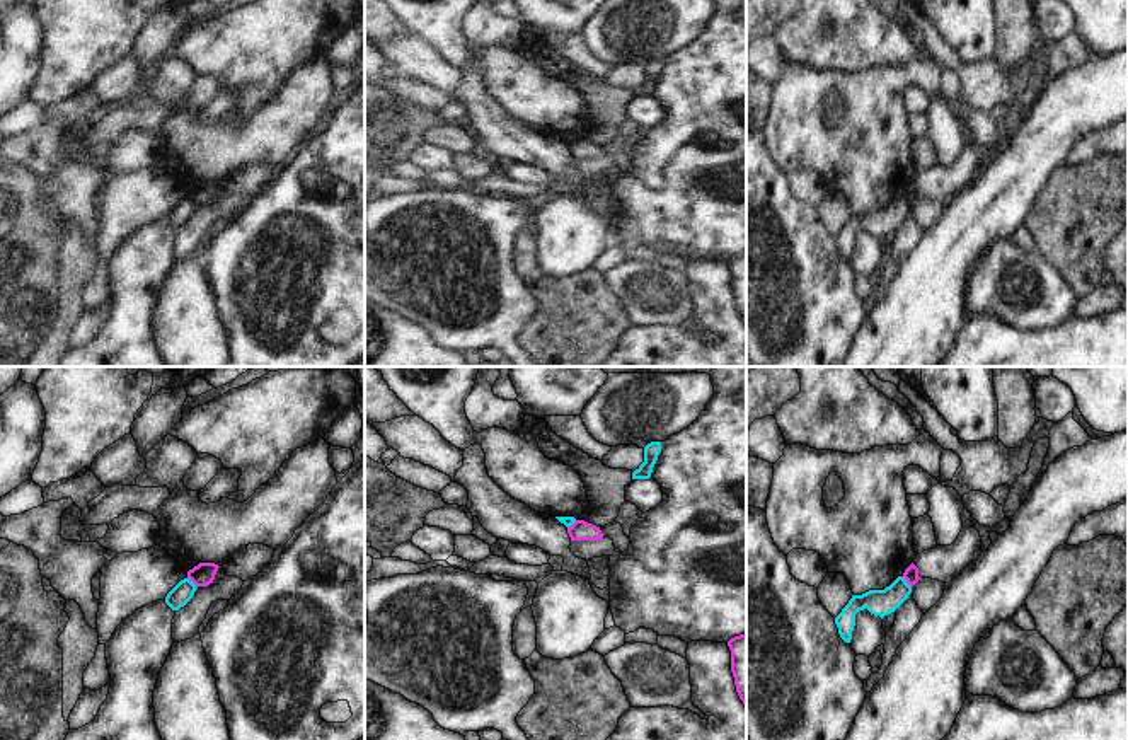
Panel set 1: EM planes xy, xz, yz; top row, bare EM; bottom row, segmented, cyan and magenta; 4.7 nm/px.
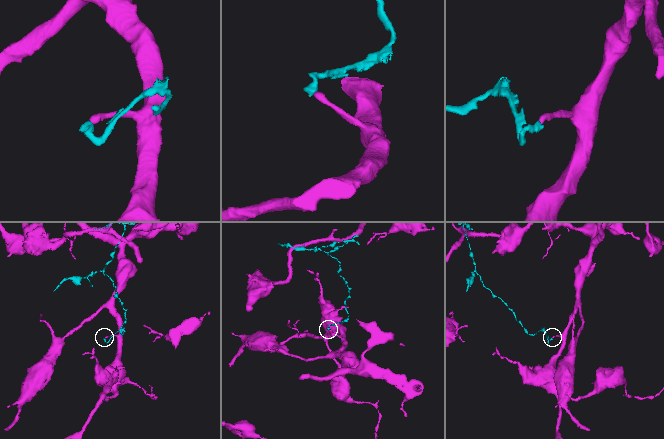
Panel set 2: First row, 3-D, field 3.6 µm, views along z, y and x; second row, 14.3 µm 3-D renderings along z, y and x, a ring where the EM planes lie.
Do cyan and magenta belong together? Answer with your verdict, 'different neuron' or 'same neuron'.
different neuron

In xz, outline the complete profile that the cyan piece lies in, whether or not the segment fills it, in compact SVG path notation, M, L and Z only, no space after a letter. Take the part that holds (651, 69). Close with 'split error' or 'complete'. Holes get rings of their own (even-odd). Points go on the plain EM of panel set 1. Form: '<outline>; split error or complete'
M651 60L644 65L644 80L632 90L632 97L649 97L661 70L661 60Z; complete

